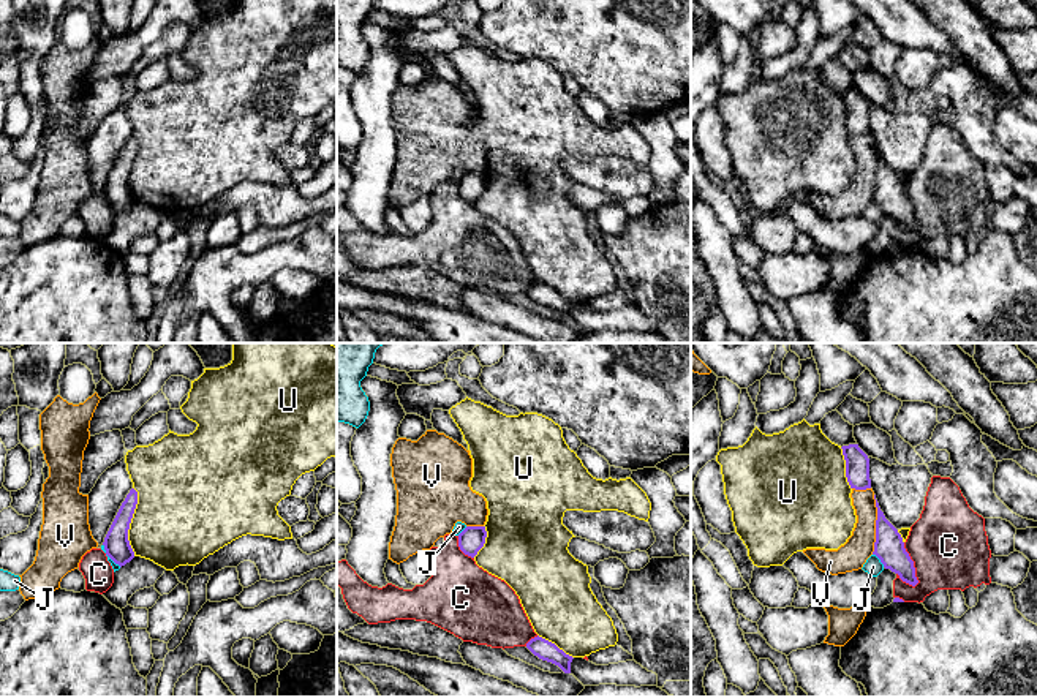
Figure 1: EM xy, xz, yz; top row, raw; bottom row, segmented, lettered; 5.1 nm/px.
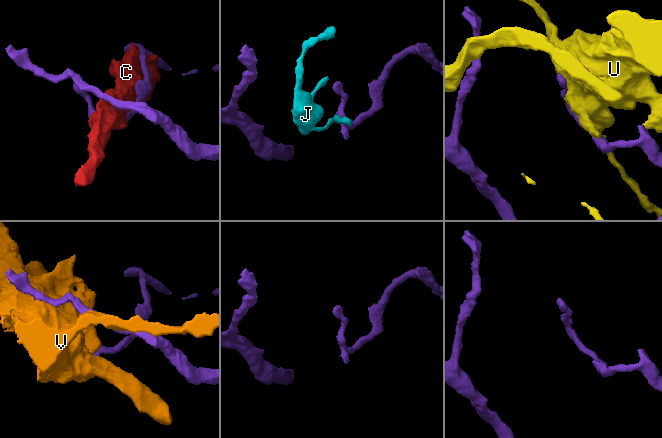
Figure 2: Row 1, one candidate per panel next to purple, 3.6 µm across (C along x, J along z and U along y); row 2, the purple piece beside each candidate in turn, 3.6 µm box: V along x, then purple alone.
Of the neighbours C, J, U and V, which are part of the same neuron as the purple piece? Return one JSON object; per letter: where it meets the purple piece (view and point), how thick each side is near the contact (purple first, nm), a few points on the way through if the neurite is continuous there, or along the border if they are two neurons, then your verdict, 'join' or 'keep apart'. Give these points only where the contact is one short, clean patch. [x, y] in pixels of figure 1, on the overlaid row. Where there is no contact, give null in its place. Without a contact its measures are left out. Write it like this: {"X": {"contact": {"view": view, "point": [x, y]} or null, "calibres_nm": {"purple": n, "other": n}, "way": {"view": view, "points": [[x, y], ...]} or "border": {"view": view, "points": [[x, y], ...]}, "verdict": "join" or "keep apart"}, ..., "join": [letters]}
{"C": {"contact": {"view": "yz", "point": [912, 565]}, "calibres_nm": {"purple": 160, "other": 400}, "verdict": "keep apart"}, "J": {"contact": {"view": "yz", "point": [879, 558]}, "calibres_nm": {"purple": 160, "other": 90}, "border": {"view": "yz", "points": [[873, 553], [884, 566]]}, "verdict": "keep apart"}, "U": {"contact": {"view": "xy", "point": [130, 522]}, "calibres_nm": {"purple": 130, "other": 460}, "verdict": "keep apart"}, "V": {"contact": {"view": "yz", "point": [876, 525]}, "calibres_nm": {"purple": 160, "other": 150}, "verdict": "keep apart"}, "join": []}

